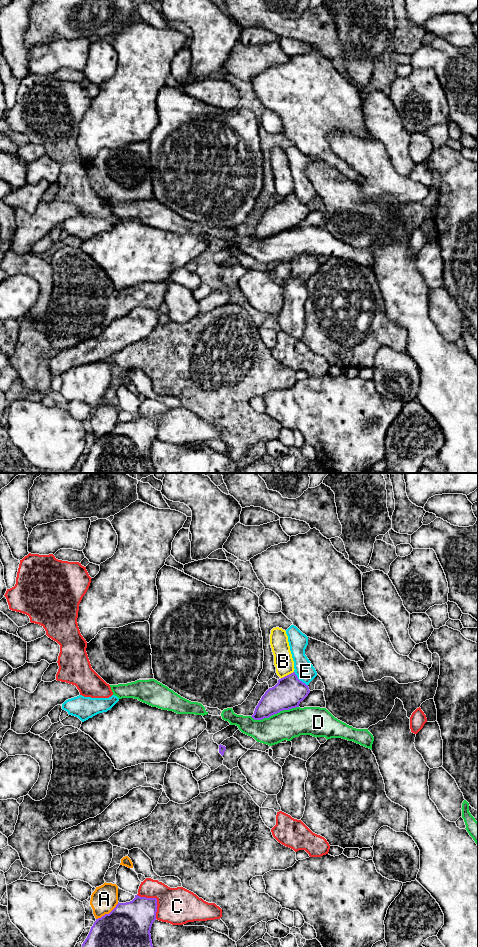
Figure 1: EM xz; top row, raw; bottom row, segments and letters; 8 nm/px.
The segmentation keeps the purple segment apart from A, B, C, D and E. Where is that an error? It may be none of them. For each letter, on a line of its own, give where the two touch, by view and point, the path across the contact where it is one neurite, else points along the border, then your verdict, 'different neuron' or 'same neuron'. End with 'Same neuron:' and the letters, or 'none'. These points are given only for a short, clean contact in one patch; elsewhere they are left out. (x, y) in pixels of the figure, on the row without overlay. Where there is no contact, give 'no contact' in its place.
A: meets purple in xz at (107, 434); different neuron
B: meets purple in xz at (287, 195); different neuron
C: meets purple in xz at (156, 419); different neuron
D: meets purple in xz at (274, 233); border along xz (298, 226), (280, 230), (261, 239), (253, 239), (250, 236); different neuron
E: meets purple in xz at (298, 199); different neuron
Same neuron: none

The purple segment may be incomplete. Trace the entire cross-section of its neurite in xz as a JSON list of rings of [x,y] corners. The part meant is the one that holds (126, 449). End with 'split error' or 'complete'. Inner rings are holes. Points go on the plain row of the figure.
[[[138,415],[130,422],[118,422],[109,434],[96,439],[80,473],[154,473],[150,451],[156,440],[157,426],[156,418]]]; complete

